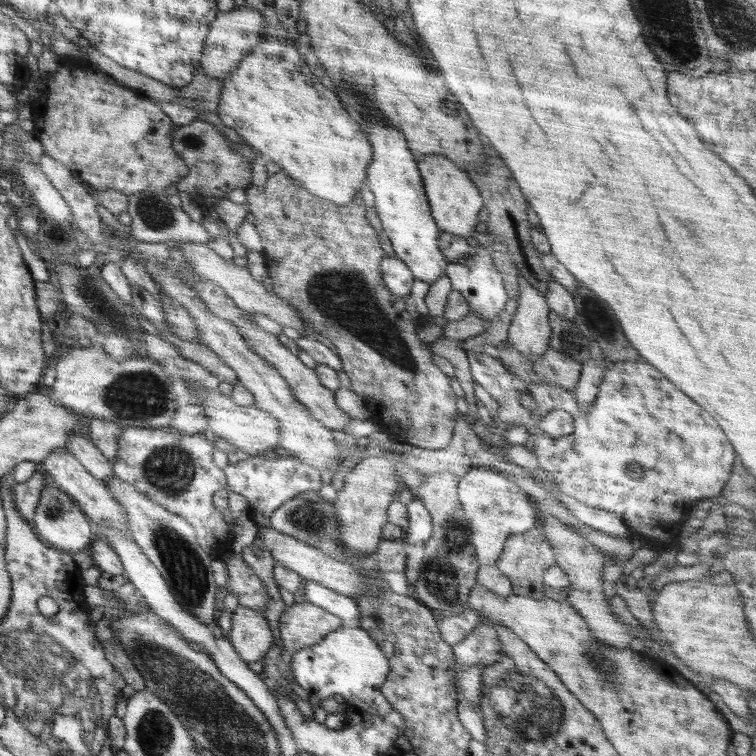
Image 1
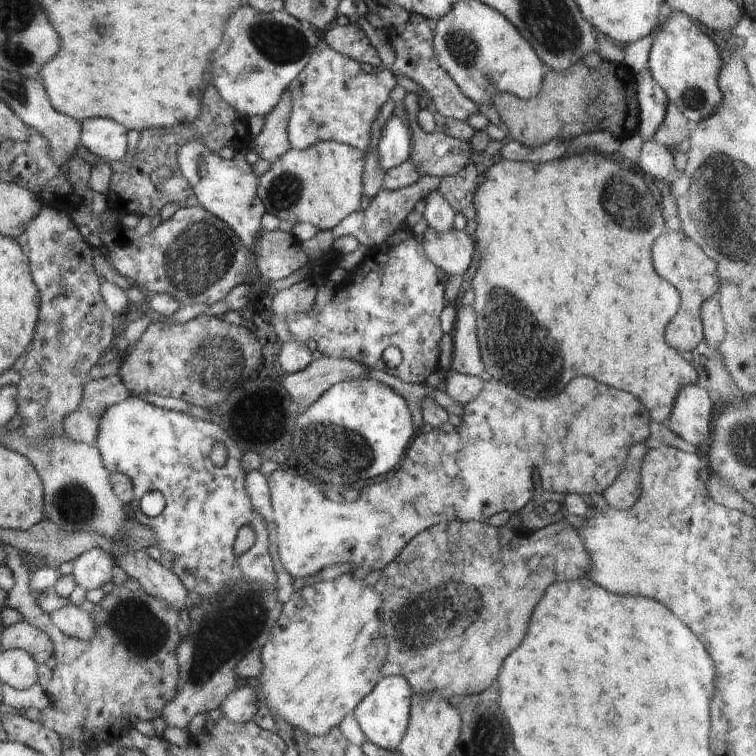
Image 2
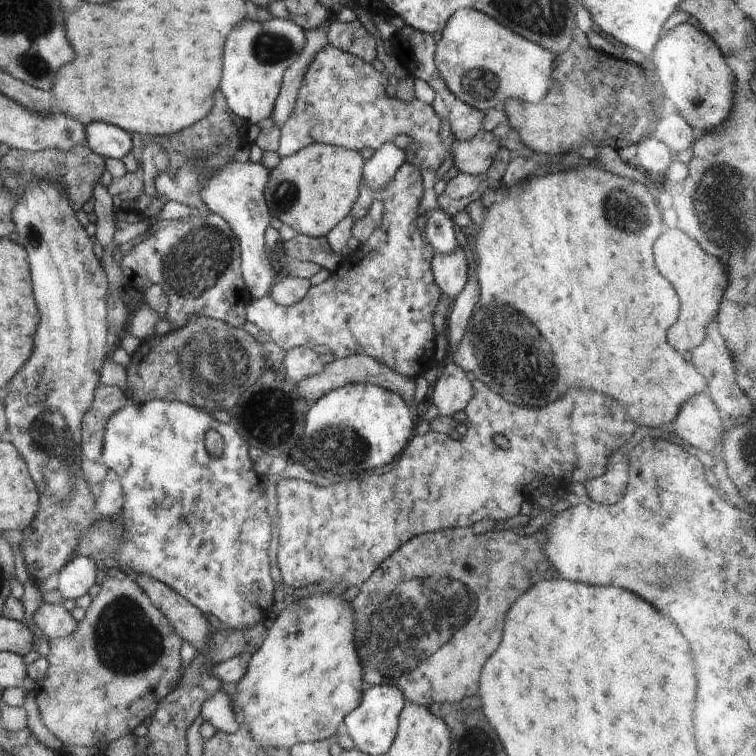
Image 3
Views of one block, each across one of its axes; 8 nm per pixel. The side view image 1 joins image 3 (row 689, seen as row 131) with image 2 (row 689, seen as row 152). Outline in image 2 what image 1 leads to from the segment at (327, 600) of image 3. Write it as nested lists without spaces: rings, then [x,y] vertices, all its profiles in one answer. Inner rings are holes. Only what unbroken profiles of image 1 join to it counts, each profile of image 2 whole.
[[[352,573],[336,579],[305,584],[293,592],[283,604],[277,623],[270,631],[268,642],[261,648],[263,673],[258,693],[266,698],[271,714],[278,713],[292,730],[300,729],[309,735],[325,735],[340,722],[367,695],[382,677],[387,646],[380,636],[380,606],[382,595],[374,587],[356,580]]]

